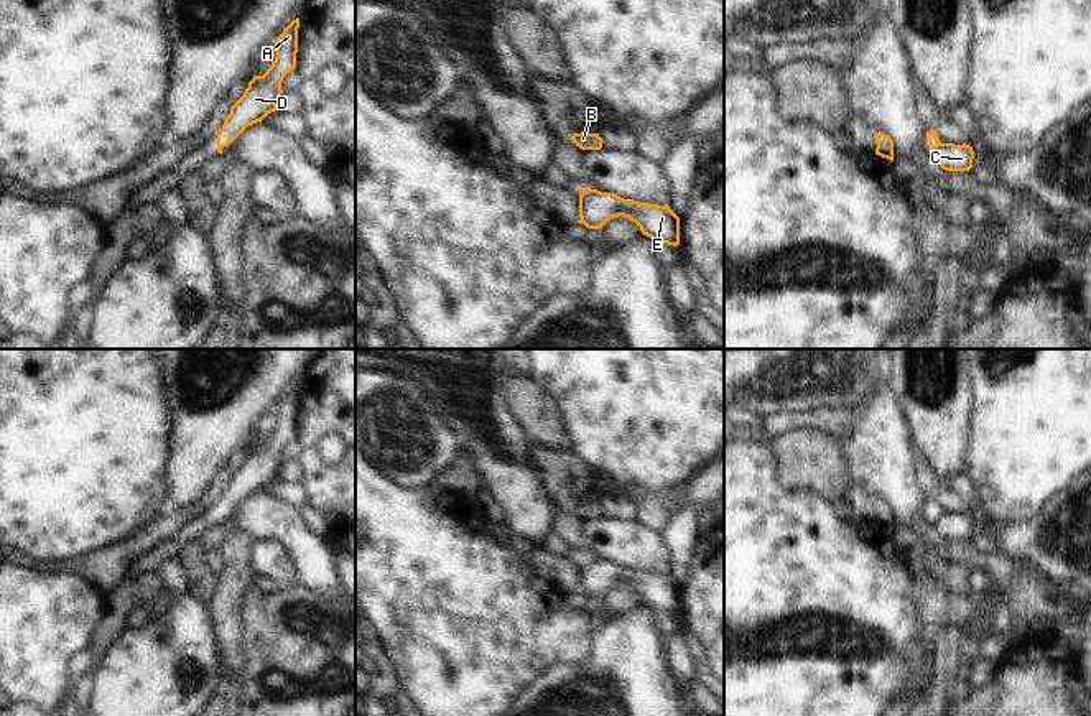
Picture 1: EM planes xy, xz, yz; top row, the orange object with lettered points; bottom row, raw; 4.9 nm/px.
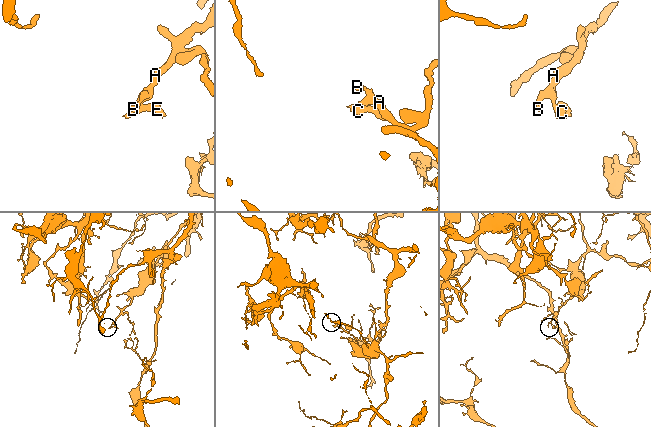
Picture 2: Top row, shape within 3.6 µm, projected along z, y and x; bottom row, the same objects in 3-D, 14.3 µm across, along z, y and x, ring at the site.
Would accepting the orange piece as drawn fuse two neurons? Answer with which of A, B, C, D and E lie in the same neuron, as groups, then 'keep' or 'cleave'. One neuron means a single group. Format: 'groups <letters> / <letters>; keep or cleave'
groups A B D / C E; cleave

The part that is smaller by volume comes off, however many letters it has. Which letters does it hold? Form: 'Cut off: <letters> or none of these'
Cut off: C, E

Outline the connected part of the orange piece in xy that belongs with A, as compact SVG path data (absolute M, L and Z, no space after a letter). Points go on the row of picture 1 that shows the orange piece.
M299 18L293 20L276 38L276 58L263 76L253 76L244 95L230 107L217 133L217 146L232 143L248 125L262 122L276 110L283 77L296 67Z

